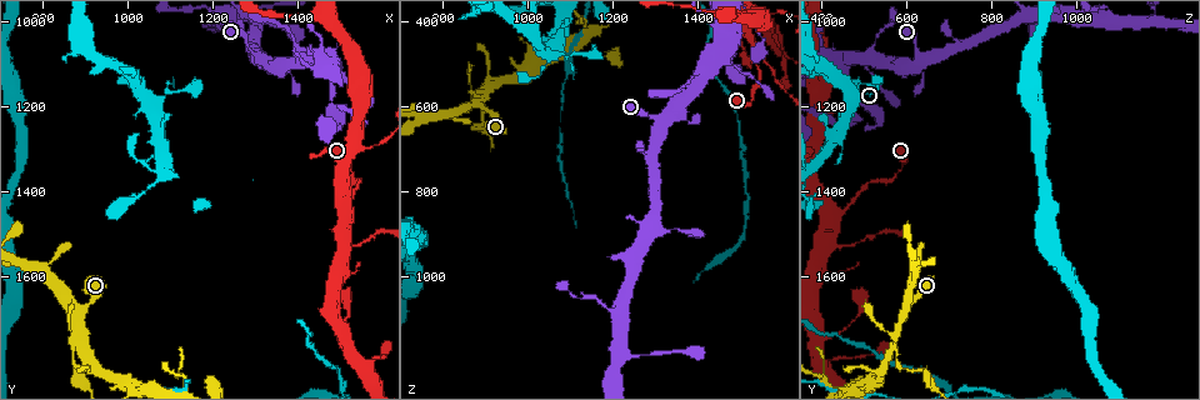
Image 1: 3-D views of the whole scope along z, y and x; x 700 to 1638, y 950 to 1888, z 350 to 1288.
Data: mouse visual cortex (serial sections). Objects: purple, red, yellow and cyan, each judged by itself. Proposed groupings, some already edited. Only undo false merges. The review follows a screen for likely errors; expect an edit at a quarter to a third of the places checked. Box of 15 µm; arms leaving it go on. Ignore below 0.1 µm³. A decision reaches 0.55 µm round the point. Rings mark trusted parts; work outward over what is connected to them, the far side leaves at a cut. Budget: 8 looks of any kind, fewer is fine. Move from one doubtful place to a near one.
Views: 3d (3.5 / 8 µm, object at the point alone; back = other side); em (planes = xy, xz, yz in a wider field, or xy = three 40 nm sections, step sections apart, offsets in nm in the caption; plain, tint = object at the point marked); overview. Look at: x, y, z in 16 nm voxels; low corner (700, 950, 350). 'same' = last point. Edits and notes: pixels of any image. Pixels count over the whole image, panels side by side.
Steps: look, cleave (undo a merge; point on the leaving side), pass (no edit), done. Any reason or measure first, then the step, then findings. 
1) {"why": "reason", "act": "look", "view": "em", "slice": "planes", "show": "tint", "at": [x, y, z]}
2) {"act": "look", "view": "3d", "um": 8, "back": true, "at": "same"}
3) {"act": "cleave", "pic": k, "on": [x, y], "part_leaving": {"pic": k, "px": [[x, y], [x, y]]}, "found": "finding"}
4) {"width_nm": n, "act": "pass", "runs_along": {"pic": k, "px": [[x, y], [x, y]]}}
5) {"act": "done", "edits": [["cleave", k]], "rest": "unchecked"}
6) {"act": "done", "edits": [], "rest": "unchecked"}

{"why": "sudden change in width", "act": "look", "view": "3d", "um": 3.5, "back": true, "at": [1095, 1170, 480]}

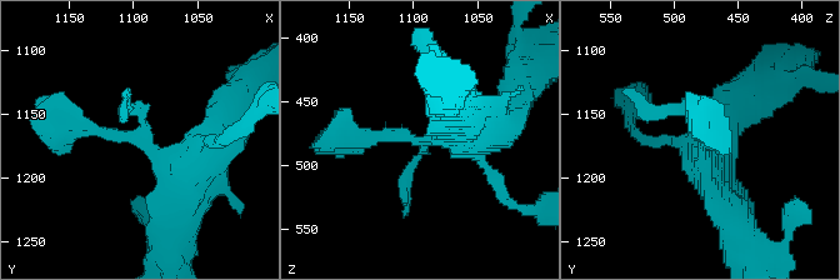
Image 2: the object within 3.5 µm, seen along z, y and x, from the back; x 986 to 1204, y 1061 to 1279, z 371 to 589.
{"act": "cleave", "pic": 2, "on": [406, 173], "part_leaving": {"pic": 2, "px": [[424, 141], [340, 135], [340, 150]]}, "found": "two cells meet here"}

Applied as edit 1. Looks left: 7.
{"why": "redraw", "act": "look", "view": "overview"}

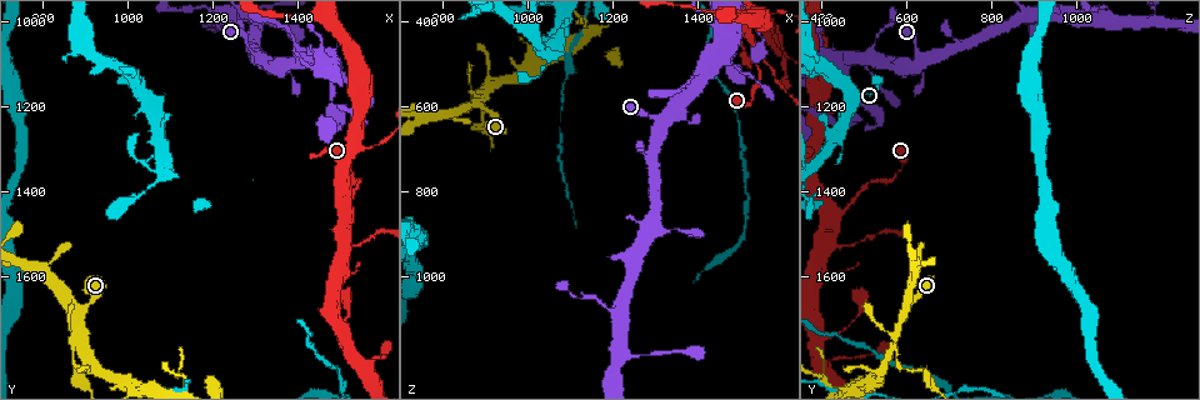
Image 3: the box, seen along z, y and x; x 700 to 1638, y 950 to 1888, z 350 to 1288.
{"why": "calibre changes", "act": "look", "view": "3d", "um": 8, "at": [1535, 1530, 465]}

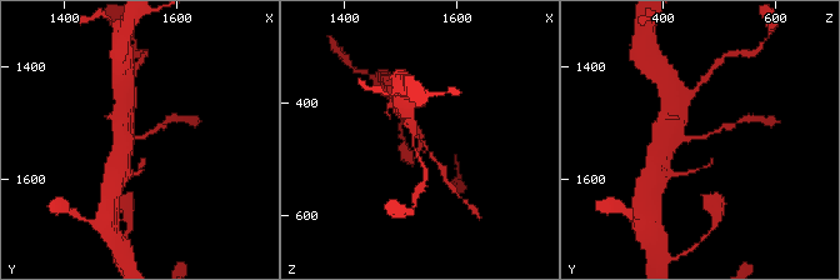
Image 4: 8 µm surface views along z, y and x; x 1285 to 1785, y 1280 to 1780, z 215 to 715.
{"act": "look", "view": "3d", "um": 3.5, "at": [1530, 1525, 455]}

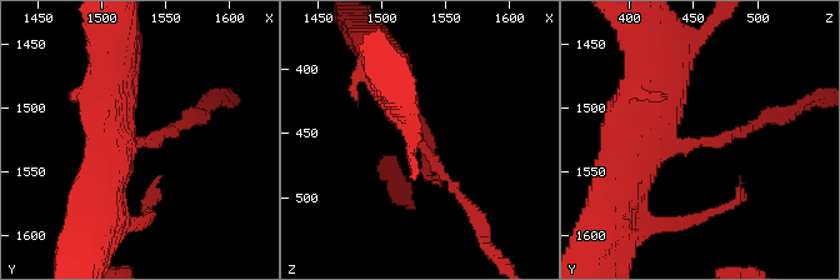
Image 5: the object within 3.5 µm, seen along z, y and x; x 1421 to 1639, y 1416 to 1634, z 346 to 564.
{"why": "shape alone is not enough", "act": "look", "view": "em", "slice": "xy", "step": 1, "show": "tint", "at": [1530, 1526, 460]}

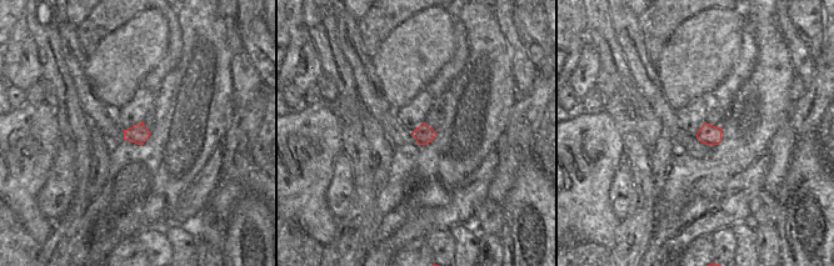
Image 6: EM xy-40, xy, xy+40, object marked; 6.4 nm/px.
{"arm_widths_nm": [150, 350], "act": "pass", "runs_along": {"pic": 5, "px": [[391, 90], [469, 209]]}, "found": "all the same cell"}

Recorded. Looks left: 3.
{"why": "thin arm on a thick one", "act": "look", "view": "3d", "um": 8, "at": [880, 1740, 580]}

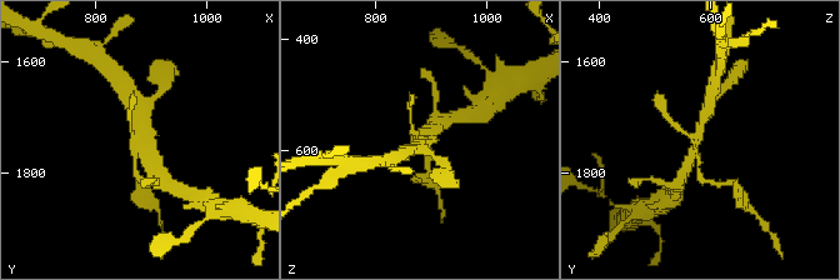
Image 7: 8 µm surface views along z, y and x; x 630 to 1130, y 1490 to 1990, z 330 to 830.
{"act": "look", "view": "em", "slice": "xy", "step": 2, "show": "tint", "at": [880, 1735, 580]}

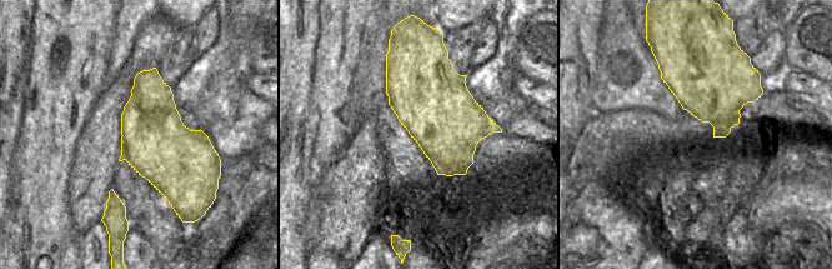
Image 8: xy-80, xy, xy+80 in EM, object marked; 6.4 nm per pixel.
{"act": "cleave", "pic": 7, "on": [674, 124], "part_leaving": {"pic": 7, "px": [[695, 146], [700, 179], [716, 184]]}, "found": "a second cell is stuck on"}

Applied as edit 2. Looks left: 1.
{"act": "done", "edits": [["cleave", 2], ["cleave", 7]], "rest": "unchecked"}

